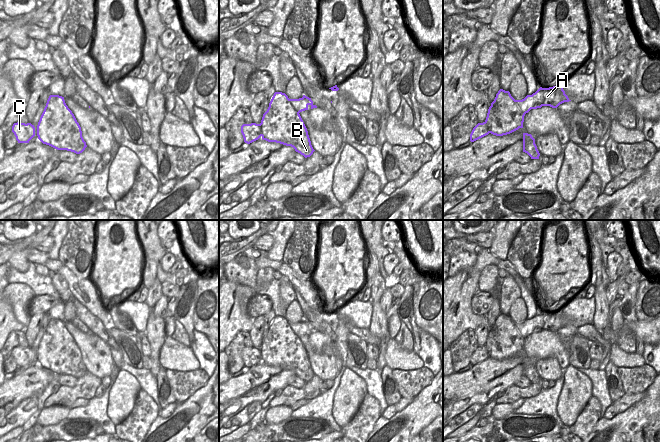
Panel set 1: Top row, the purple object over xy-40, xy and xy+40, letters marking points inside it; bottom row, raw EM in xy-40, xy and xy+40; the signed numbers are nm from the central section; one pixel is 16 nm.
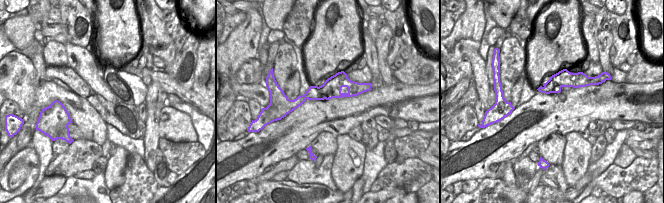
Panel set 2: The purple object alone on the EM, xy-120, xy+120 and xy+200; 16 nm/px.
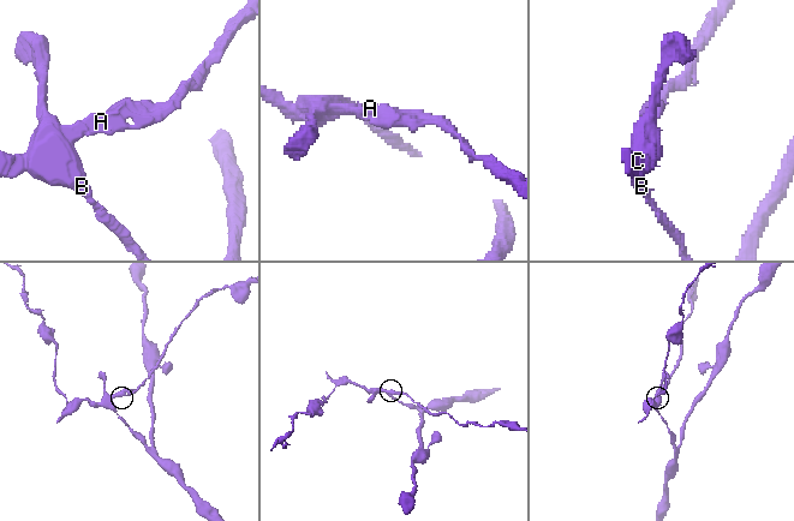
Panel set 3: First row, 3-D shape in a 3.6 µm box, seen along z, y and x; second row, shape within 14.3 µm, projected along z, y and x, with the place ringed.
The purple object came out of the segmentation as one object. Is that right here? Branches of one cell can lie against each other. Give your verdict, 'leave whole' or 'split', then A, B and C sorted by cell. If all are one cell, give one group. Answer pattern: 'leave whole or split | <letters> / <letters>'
split | A C / B

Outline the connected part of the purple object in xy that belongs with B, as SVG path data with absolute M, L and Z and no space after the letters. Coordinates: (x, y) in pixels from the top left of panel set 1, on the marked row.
M274 93L260 124L263 140L291 146L305 158L315 151L305 124L287 95Z

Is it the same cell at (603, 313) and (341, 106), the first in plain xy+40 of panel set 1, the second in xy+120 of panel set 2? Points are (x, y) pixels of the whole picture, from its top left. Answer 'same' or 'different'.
different

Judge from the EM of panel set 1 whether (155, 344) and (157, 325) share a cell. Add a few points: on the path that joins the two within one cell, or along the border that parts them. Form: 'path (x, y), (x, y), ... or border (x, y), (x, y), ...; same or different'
path (155, 339), (155, 330); same

